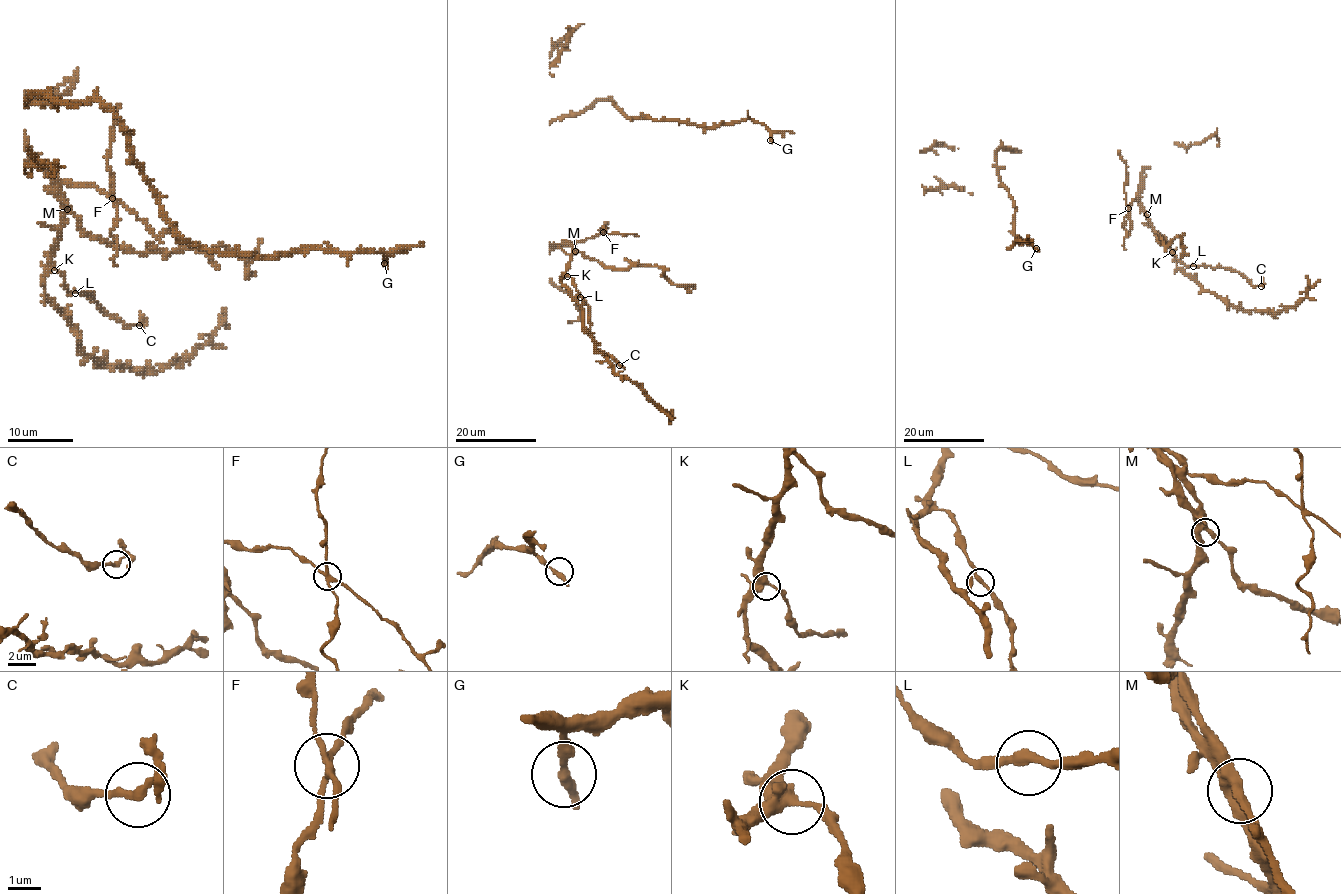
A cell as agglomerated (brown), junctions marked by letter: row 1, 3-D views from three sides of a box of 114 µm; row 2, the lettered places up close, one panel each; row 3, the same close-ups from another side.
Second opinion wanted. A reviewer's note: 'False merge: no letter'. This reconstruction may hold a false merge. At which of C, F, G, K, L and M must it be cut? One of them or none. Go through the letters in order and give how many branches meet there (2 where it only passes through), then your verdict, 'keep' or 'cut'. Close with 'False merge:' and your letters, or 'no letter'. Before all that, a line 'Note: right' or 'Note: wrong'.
Note: wrong
C: 2 | keep
F: 4 | cut
G: 2 | keep
K: 4 | keep
L: 2 | keep
M: 3 | keep
False merge: F

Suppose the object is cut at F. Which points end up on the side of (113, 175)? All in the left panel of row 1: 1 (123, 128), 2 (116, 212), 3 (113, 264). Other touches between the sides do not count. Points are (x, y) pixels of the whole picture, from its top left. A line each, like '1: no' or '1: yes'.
1: no
2: yes
3: yes

